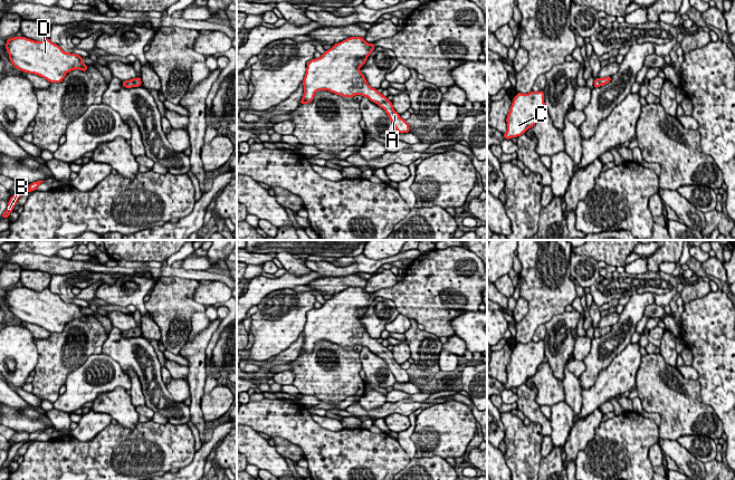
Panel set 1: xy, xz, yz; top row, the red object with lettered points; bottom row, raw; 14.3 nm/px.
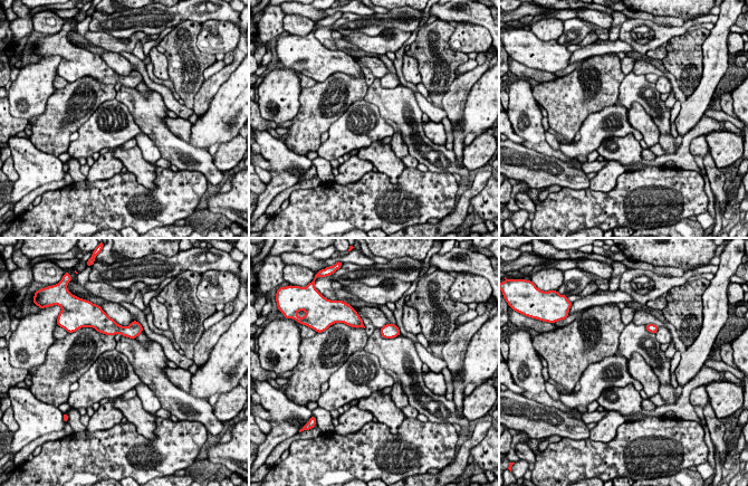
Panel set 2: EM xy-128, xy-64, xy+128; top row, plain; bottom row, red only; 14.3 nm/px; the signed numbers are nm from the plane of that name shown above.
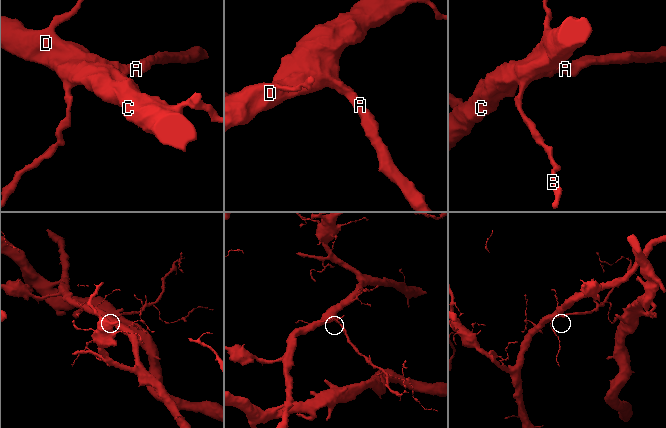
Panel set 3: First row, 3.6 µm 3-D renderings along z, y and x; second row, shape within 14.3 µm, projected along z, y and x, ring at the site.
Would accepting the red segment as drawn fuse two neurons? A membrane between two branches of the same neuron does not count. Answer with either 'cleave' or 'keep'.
keep

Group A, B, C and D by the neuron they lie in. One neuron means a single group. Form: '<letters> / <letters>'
A B C D

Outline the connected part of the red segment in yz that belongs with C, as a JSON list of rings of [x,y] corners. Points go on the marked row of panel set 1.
[[[544,92],[517,93],[507,114],[507,131],[504,138],[510,140],[526,133],[536,124],[537,117],[545,107]]]

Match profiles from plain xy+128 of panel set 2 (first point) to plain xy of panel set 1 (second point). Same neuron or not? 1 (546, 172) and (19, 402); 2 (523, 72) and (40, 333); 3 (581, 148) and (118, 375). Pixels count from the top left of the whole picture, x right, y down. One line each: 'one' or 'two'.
1: two
2: one
3: one

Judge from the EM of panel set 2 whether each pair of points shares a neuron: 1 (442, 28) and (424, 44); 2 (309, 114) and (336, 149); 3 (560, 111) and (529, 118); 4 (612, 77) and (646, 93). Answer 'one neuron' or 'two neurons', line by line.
1: one neuron
2: two neurons
3: two neurons
4: two neurons

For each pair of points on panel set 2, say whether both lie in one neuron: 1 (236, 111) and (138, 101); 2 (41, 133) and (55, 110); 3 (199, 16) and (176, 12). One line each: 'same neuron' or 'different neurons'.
1: different neurons
2: same neuron
3: same neuron

